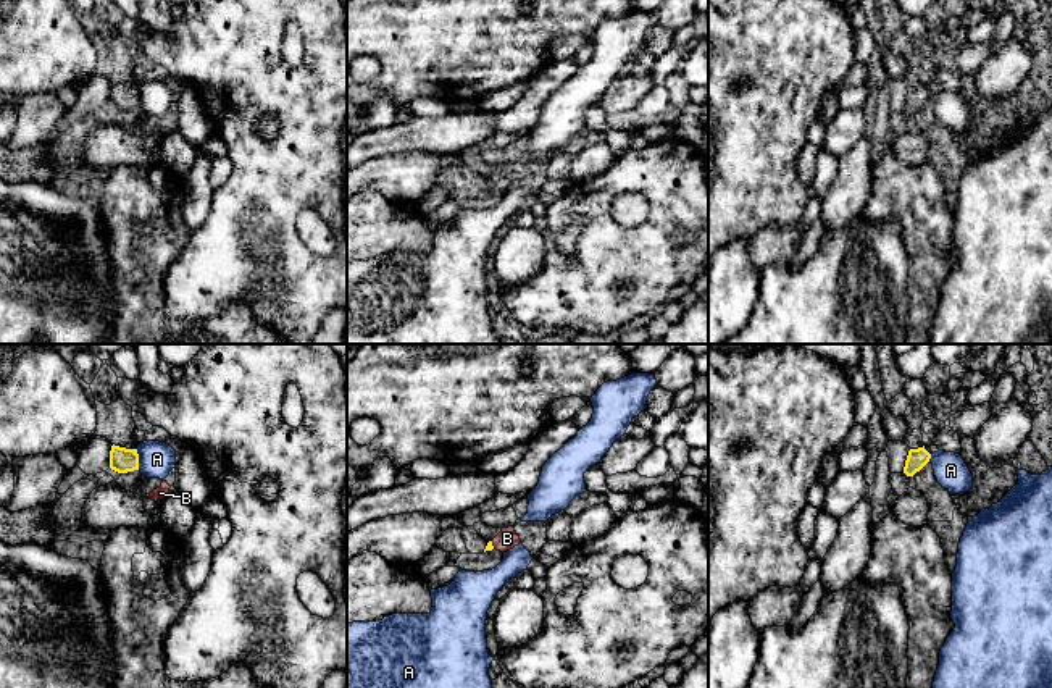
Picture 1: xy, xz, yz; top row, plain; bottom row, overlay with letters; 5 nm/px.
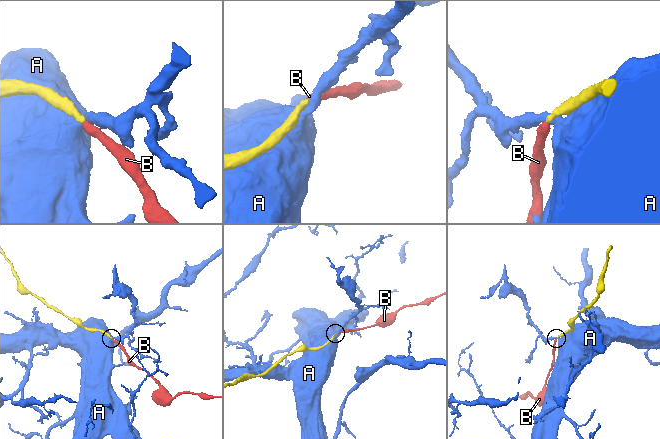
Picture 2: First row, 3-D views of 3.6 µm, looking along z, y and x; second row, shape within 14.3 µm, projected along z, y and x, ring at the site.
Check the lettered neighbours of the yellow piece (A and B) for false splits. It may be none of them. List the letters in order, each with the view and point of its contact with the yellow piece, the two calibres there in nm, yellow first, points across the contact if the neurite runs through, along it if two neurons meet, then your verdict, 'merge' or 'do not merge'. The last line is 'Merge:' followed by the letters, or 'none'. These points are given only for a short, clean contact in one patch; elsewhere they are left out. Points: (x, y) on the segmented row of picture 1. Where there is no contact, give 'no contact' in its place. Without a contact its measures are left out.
A: contact xy (137, 459); calibres 120 and 180 nm; do not merge
B: contact xz (491, 545); calibres 40 and 100 nm; way xz (489, 546), (491, 545), (507, 538); merge
Merge: B

